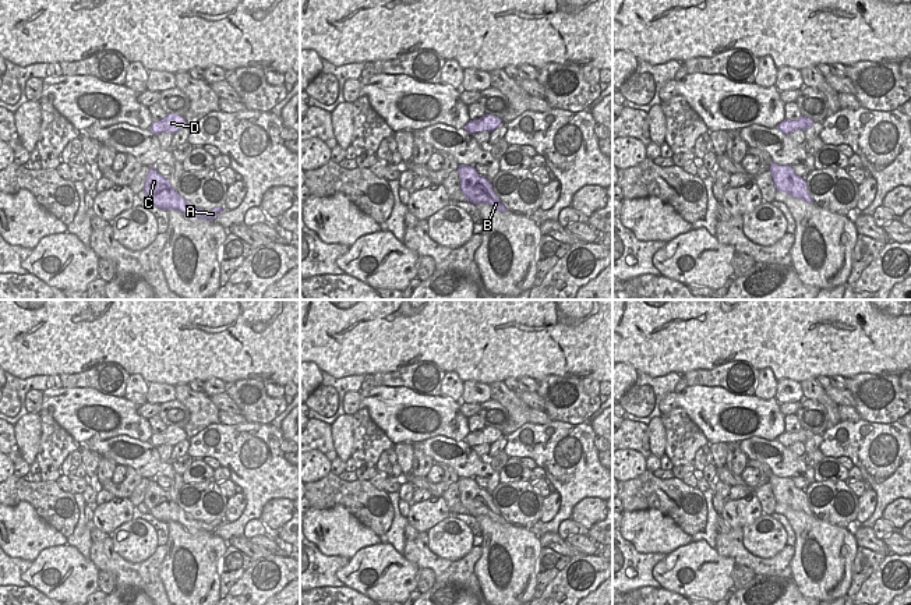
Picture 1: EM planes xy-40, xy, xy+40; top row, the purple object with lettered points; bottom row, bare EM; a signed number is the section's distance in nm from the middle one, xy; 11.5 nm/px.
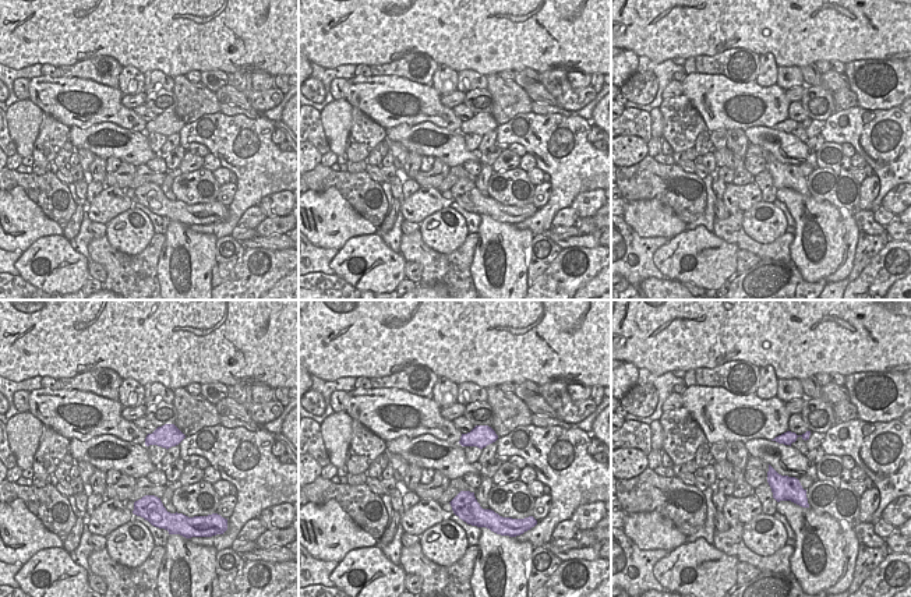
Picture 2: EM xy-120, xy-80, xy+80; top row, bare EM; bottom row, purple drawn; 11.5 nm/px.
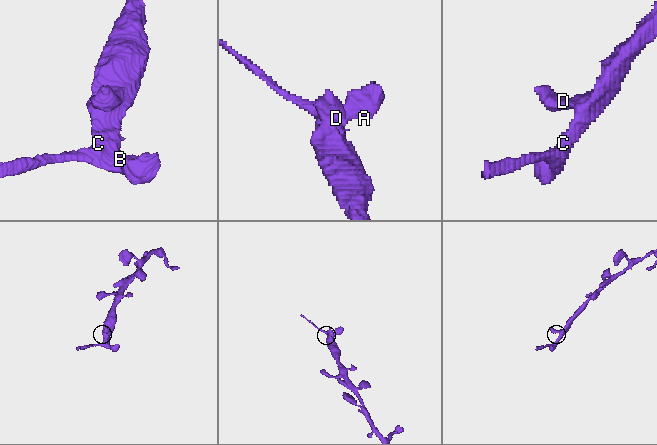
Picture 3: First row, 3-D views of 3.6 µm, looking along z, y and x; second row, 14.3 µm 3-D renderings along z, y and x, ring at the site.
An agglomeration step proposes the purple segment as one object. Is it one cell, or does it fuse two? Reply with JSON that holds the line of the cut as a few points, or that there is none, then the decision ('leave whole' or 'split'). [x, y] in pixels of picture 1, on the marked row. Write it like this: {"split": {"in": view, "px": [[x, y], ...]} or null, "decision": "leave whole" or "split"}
{"split": null, "decision": "leave whole"}

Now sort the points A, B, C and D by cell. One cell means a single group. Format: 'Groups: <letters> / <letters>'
Groups: A B C D.

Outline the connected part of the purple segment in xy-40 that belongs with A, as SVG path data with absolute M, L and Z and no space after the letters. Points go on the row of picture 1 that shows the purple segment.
M151 166L145 185L142 190L148 201L152 202L156 208L169 210L176 209L186 216L194 216L198 219L213 220L225 208L213 208L212 210L204 210L195 208L191 202L187 202L172 185L167 177L163 177L158 170Z

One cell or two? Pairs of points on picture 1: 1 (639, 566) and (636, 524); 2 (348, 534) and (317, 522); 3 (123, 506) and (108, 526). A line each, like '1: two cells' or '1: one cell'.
1: two cells
2: one cell
3: one cell

